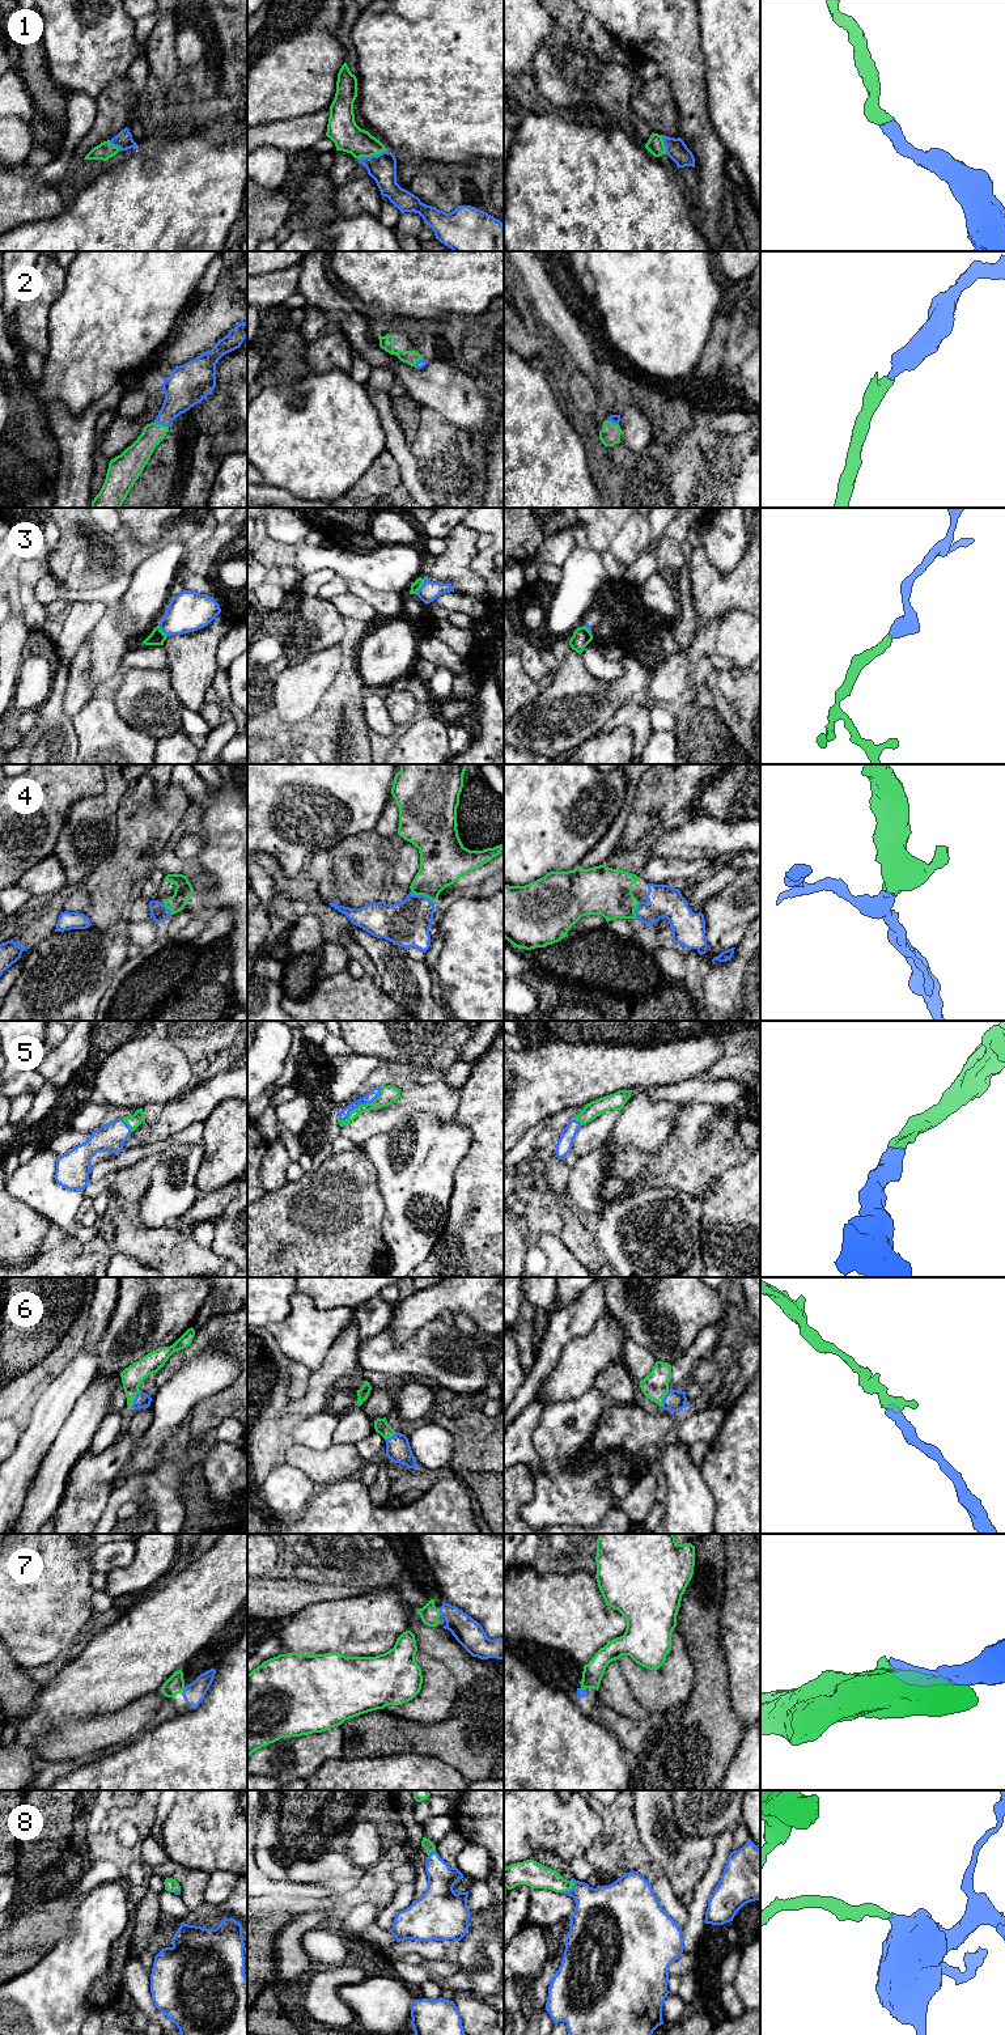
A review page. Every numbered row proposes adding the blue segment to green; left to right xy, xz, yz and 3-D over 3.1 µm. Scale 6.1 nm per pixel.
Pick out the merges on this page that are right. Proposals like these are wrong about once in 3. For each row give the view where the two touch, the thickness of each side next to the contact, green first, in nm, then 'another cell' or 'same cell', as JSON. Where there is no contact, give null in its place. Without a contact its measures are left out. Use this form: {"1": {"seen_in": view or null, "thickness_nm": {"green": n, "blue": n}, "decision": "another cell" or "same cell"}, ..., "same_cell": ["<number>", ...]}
{"1": {"seen_in": "xz", "thickness_nm": {"green": 190, "blue": 180}, "decision": "same cell"}, "2": {"seen_in": "xy", "thickness_nm": {"green": 150, "blue": 220}, "decision": "same cell"}, "3": {"seen_in": "xz", "thickness_nm": {"green": 60, "blue": 120}, "decision": "same cell"}, "4": {"seen_in": "xz", "thickness_nm": {"green": 300, "blue": 280}, "decision": "same cell"}, "5": {"seen_in": "xz", "thickness_nm": {"green": 110, "blue": 60}, "decision": "same cell"}, "6": {"seen_in": "xy", "thickness_nm": {"green": 130, "blue": 100}, "decision": "same cell"}, "7": {"seen_in": "xy", "thickness_nm": {"green": 110, "blue": 130}, "decision": "same cell"}, "8": {"seen_in": "yz", "thickness_nm": {"green": 160, "blue": 340}, "decision": "same cell"}, "same_cell": ["1", "2", "3", "4", "5", "6", "7", "8"]}

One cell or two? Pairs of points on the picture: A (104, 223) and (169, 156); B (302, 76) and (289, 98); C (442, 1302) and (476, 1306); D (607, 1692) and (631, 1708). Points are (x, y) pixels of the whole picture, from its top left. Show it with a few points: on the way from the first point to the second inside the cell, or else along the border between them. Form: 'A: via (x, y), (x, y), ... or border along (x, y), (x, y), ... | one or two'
A: via (123, 215), (162, 176) | one
B: via (297, 81), (289, 89), (289, 93) | one
C: via (450, 1302), (469, 1302) | one
D: via (613, 1692), (626, 1704) | one

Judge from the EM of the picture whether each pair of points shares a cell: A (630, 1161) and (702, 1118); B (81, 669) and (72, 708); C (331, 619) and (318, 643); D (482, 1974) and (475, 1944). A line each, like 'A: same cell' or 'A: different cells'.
A: same cell
B: same cell
C: same cell
D: same cell

